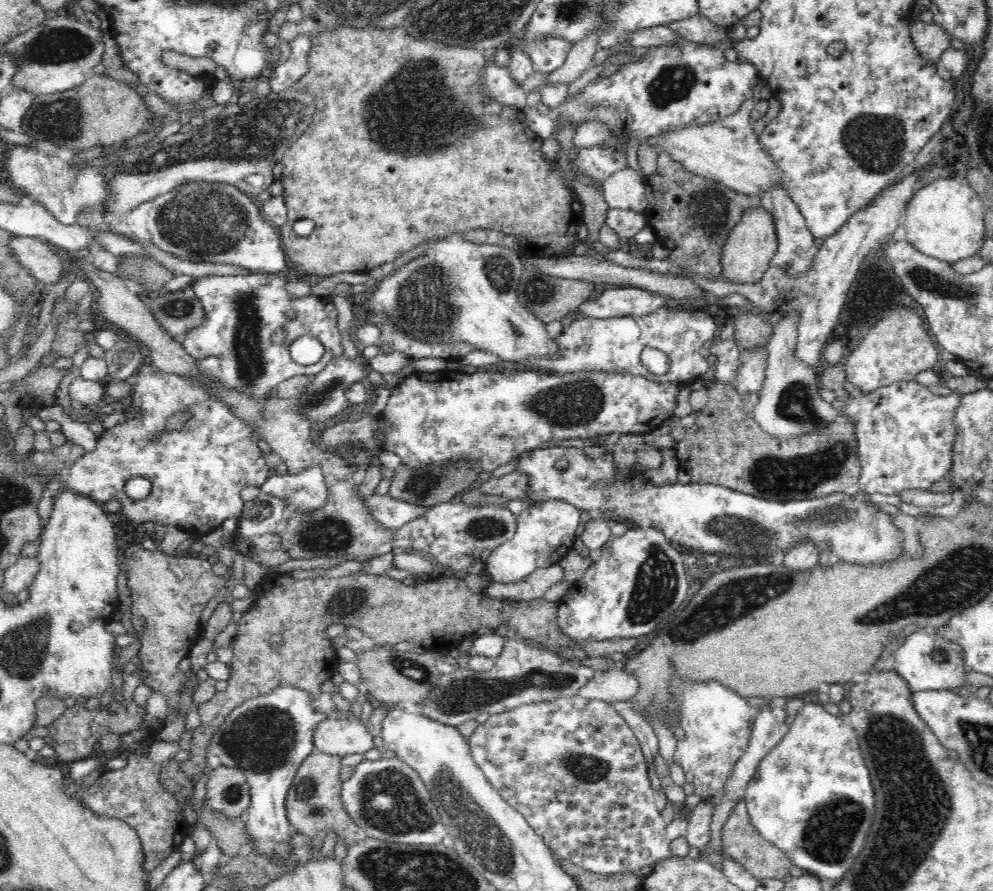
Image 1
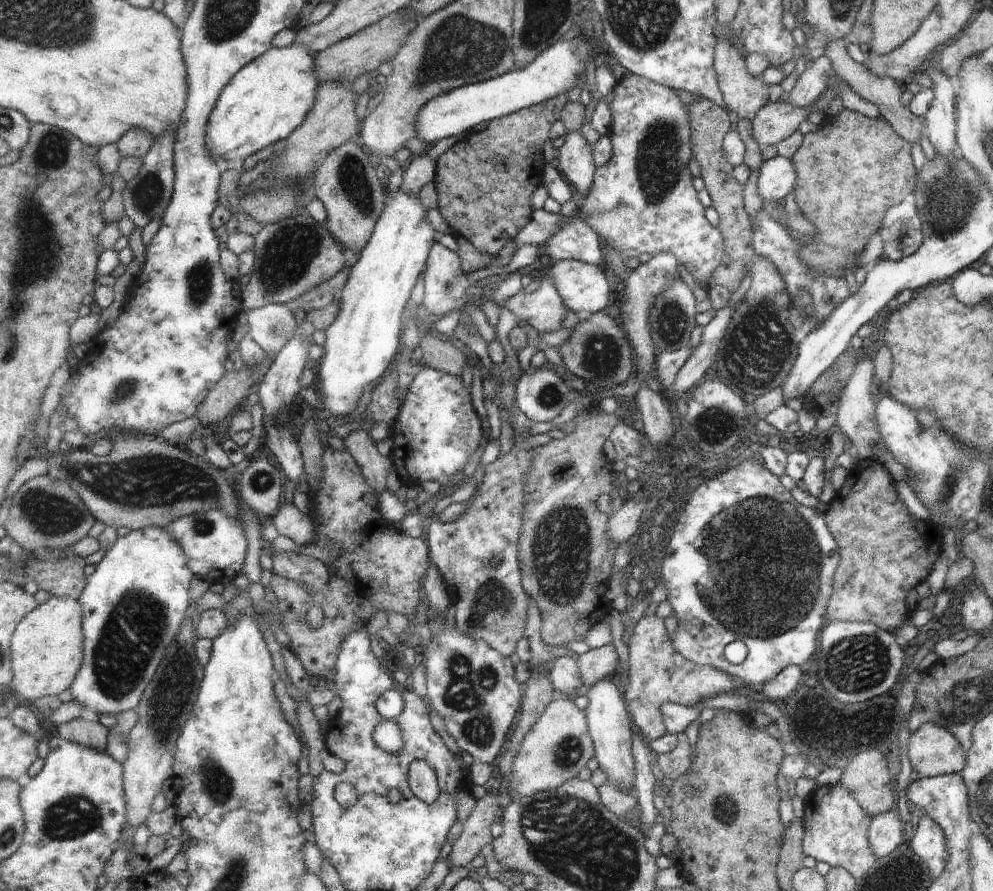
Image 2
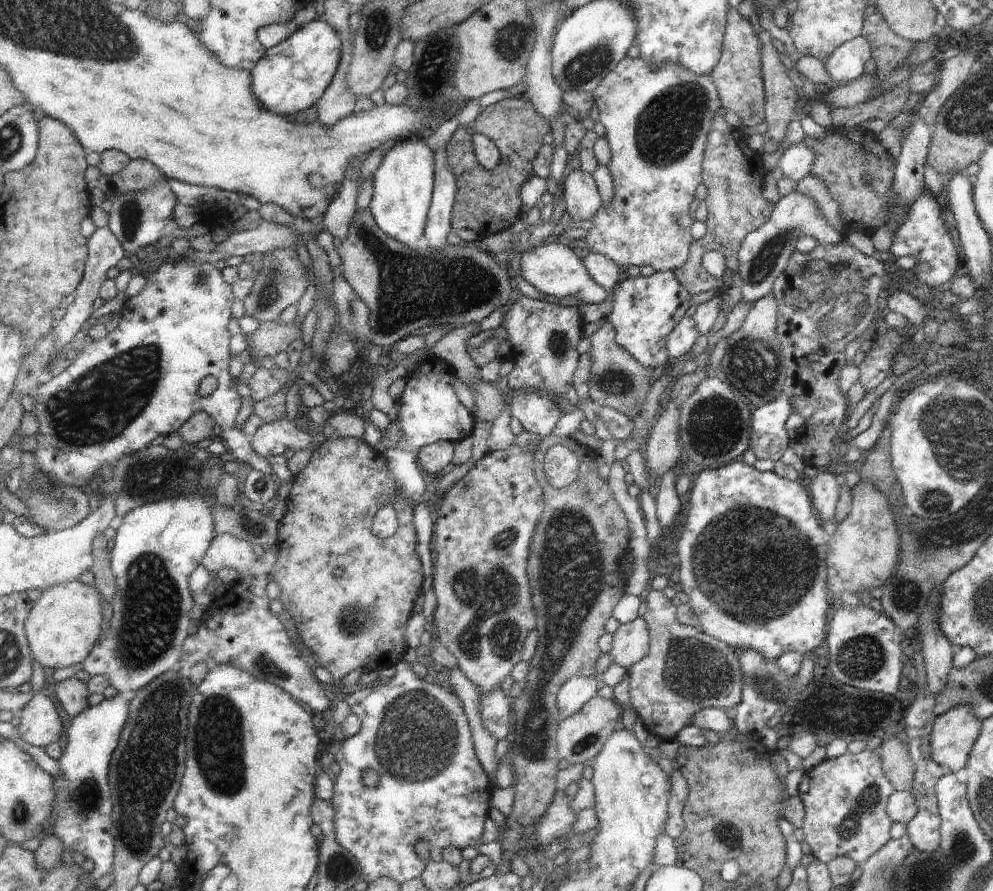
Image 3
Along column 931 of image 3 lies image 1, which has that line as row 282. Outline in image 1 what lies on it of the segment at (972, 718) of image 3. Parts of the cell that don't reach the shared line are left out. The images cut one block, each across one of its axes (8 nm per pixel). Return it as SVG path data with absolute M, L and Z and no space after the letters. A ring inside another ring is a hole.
M760 208L744 215L728 236L721 256L721 279L728 284L759 284L764 272L770 268L777 251L777 236L772 217Z

